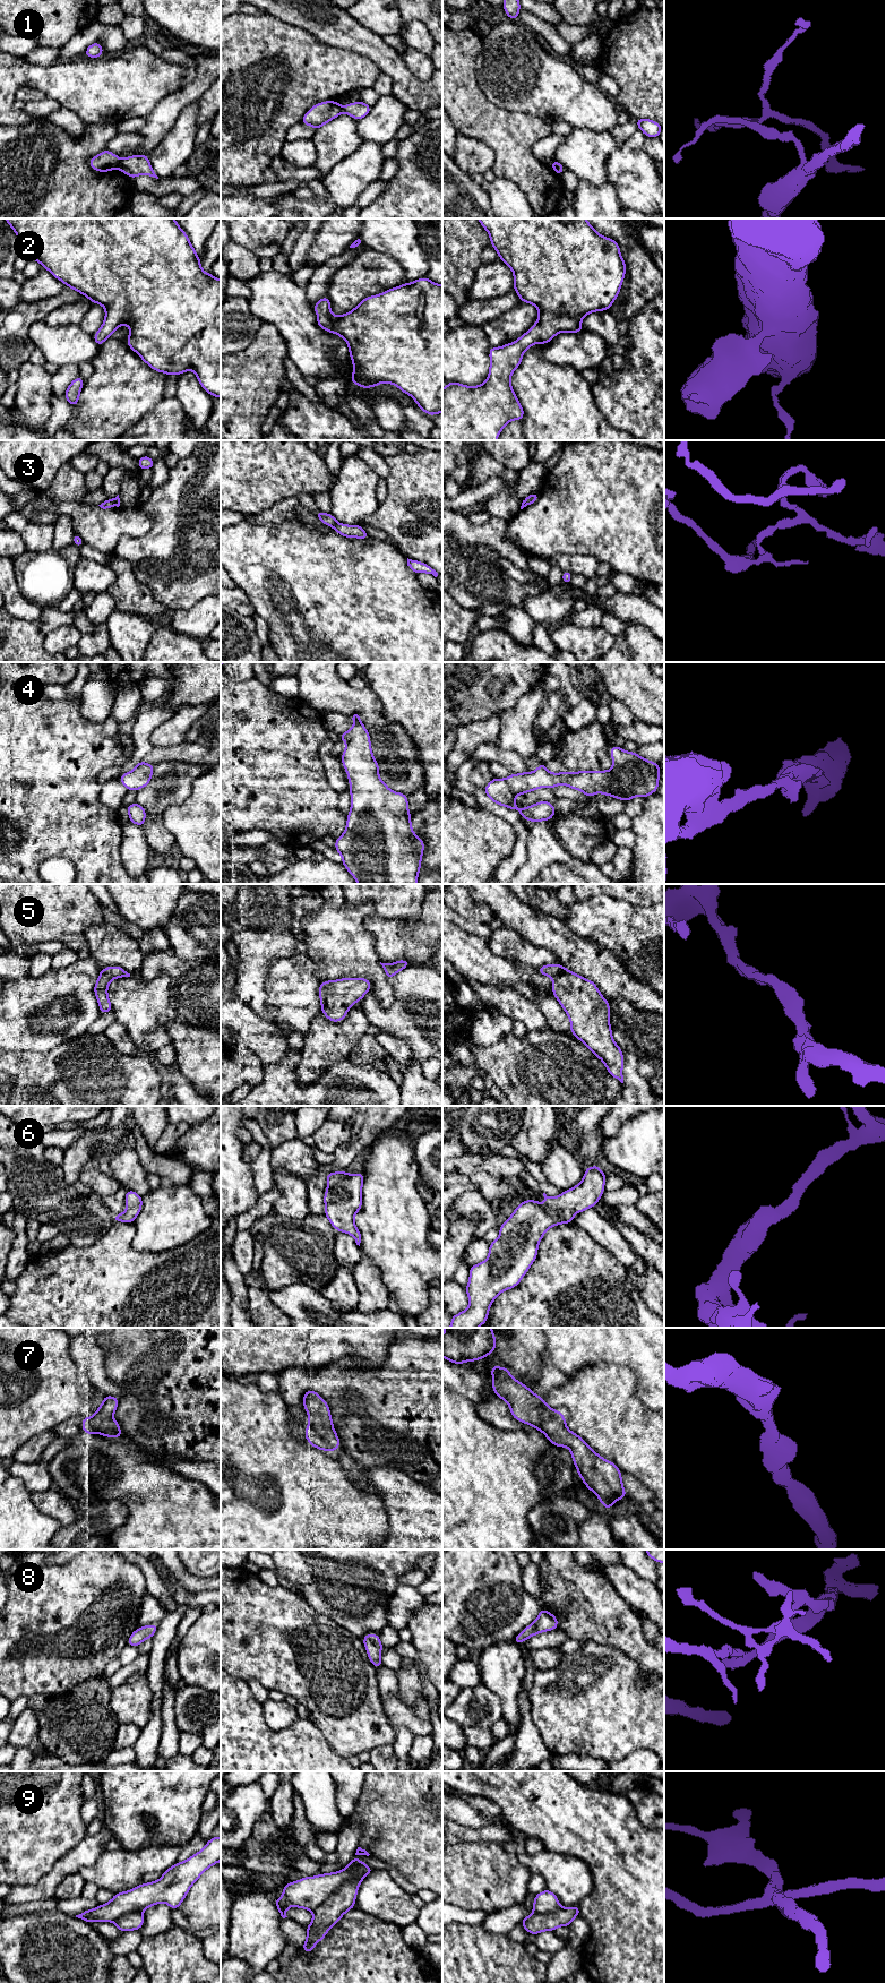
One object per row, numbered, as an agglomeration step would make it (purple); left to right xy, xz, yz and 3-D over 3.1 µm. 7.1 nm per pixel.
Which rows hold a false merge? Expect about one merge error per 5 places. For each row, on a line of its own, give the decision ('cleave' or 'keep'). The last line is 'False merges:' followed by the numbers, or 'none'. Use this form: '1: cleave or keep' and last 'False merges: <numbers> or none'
1: cleave
2: keep
3: cleave
4: keep
5: keep
6: keep
7: keep
8: keep
9: cleave
False merges: 1, 3, 9

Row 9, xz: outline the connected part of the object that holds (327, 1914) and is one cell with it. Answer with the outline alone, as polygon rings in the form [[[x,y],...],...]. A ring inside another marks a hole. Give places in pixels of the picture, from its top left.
[[[355,1872],[344,1886],[312,1911],[313,1918],[307,1926],[307,1940],[301,1947],[307,1954],[313,1950],[346,1912],[355,1907],[355,1897],[363,1879],[362,1872]]]

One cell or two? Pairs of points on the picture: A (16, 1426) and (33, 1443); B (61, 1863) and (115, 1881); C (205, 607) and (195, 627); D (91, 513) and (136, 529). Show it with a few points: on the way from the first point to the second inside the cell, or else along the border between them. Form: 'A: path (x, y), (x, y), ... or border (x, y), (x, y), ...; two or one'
A: border (53, 1428), (29, 1438), (11, 1457); two
B: border (101, 1853), (92, 1864), (85, 1865), (78, 1872); two
C: path (205, 611), (205, 615), (197, 623); one
D: path (102, 523), (125, 523); one

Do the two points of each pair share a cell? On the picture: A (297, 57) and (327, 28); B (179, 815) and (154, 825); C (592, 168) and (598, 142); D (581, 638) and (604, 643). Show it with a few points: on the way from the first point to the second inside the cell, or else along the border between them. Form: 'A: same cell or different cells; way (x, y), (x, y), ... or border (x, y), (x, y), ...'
A: different cells; border (293, 25), (308, 31), (323, 42), (342, 48)
B: different cells; border (182, 803), (163, 814), (163, 823), (175, 843)
C: same cell; way (592, 161), (595, 148)
D: same cell; way (586, 643), (599, 643)

